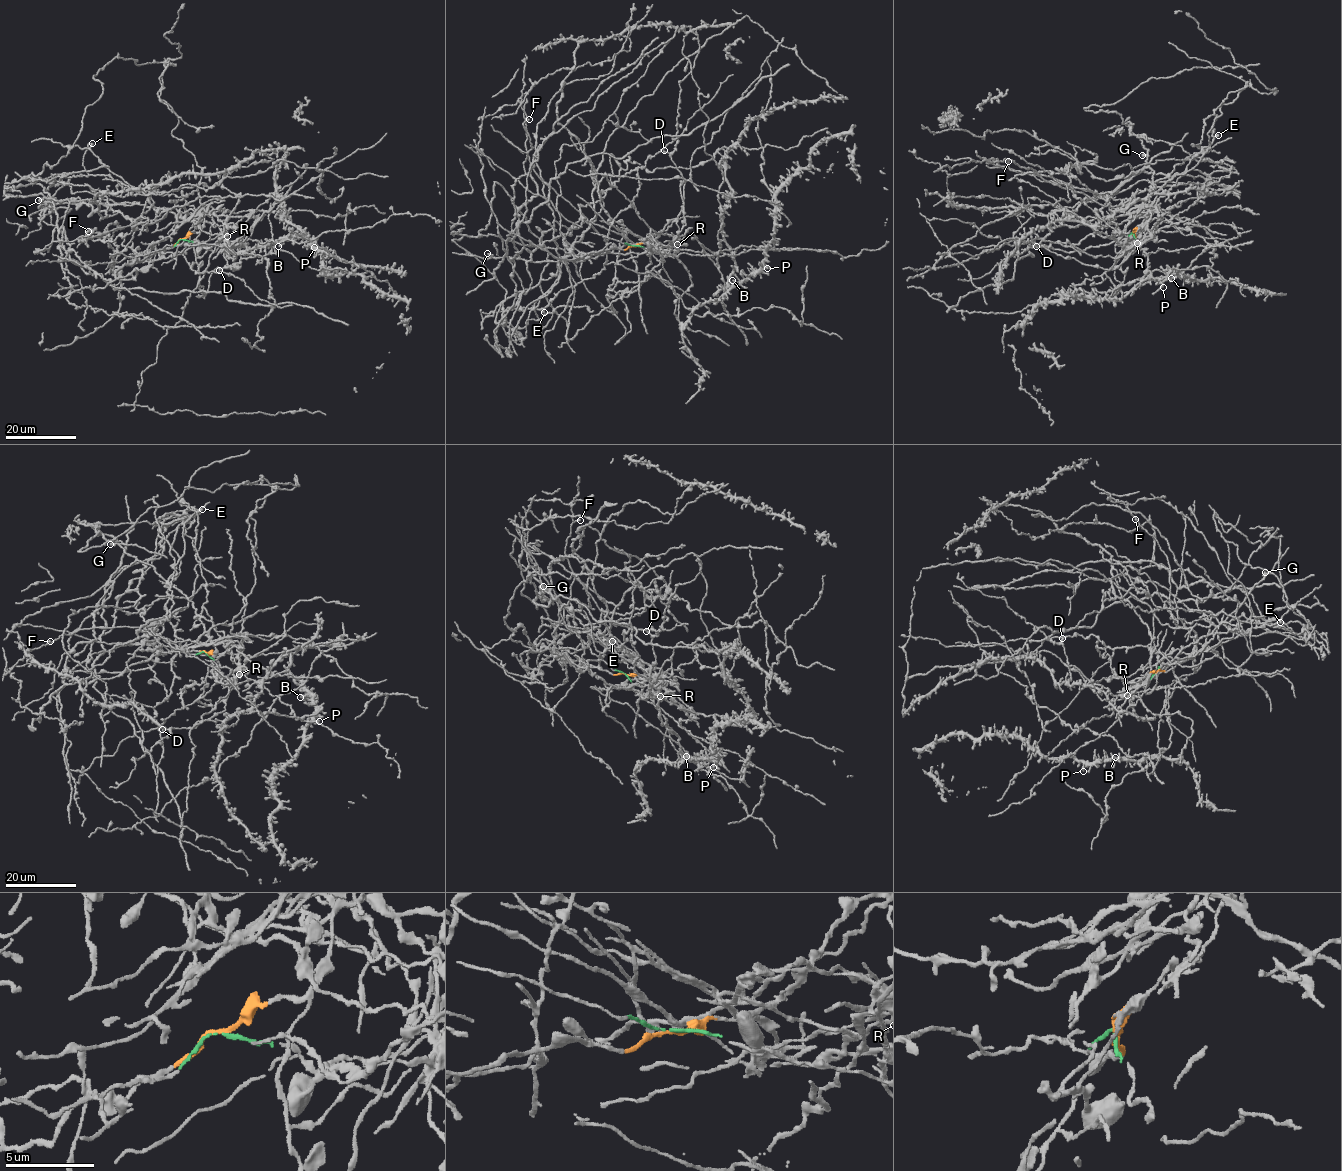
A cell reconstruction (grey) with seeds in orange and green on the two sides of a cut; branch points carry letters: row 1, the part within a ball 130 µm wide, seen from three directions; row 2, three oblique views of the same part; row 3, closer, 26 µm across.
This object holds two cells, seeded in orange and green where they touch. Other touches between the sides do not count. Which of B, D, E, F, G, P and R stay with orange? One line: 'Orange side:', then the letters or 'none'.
Orange side: D, E, F, G, R

